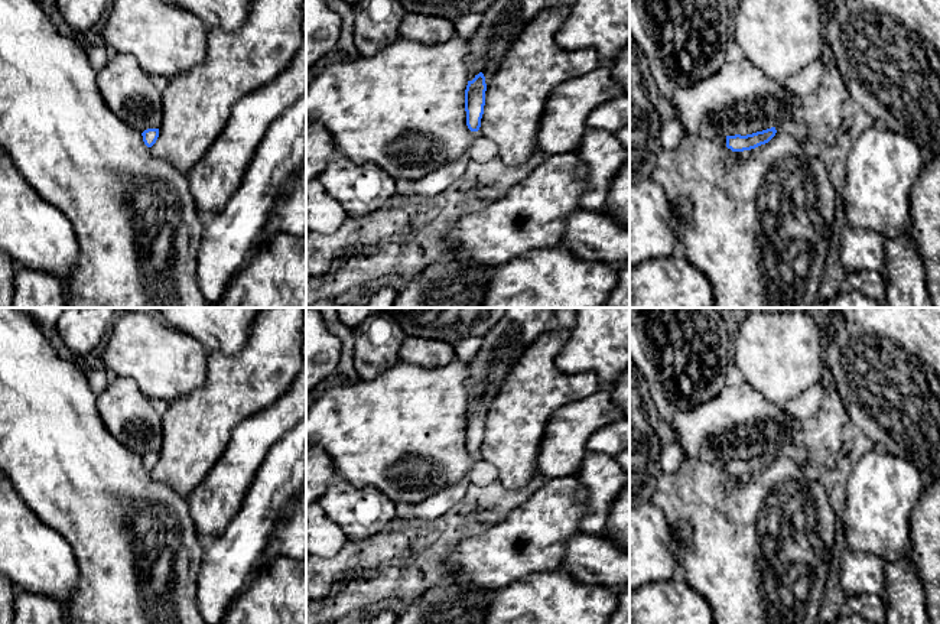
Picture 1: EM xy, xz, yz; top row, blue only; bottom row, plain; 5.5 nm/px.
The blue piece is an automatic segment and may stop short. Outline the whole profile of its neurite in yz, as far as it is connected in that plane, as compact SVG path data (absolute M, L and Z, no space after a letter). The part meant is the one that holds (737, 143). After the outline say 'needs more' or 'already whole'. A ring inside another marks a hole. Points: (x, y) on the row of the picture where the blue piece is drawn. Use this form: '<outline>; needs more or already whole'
M790 118L777 127L771 127L771 129L757 131L752 134L726 136L726 147L731 149L732 152L751 150L751 149L755 149L761 144L768 143L777 133L787 133L794 137L800 137L804 142L806 156L807 157L817 157L819 146L814 144L810 139L809 123L804 121L804 123L798 124Z; needs more

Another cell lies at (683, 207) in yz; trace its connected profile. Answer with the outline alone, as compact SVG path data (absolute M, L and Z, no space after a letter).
M680 198L676 204L671 204L673 222L676 230L680 228L680 221L684 215L690 214L692 202L687 198Z

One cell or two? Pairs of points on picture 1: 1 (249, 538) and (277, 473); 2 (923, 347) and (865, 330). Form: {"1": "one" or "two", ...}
{"1": "one", "2": "one"}

